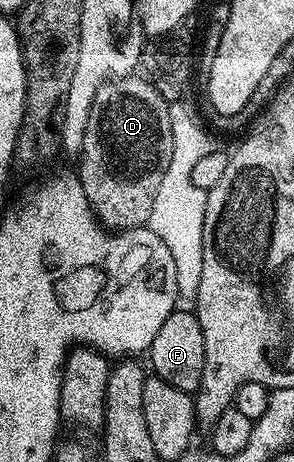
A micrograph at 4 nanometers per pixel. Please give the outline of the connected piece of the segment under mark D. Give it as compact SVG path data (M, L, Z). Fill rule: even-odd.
M126 74L108 80L103 86L99 86L99 92L95 94L95 102L91 102L91 114L87 118L87 130L83 134L83 146L79 153L81 165L75 169L75 172L83 186L83 194L87 194L87 202L93 207L93 213L110 230L125 233L128 228L144 228L151 218L151 206L155 203L159 182L163 182L163 174L167 174L167 162L171 162L171 154L173 153L173 135L171 134L173 116L171 111L169 112L168 102L161 96L164 96L162 89L155 87L152 80L141 74Z

